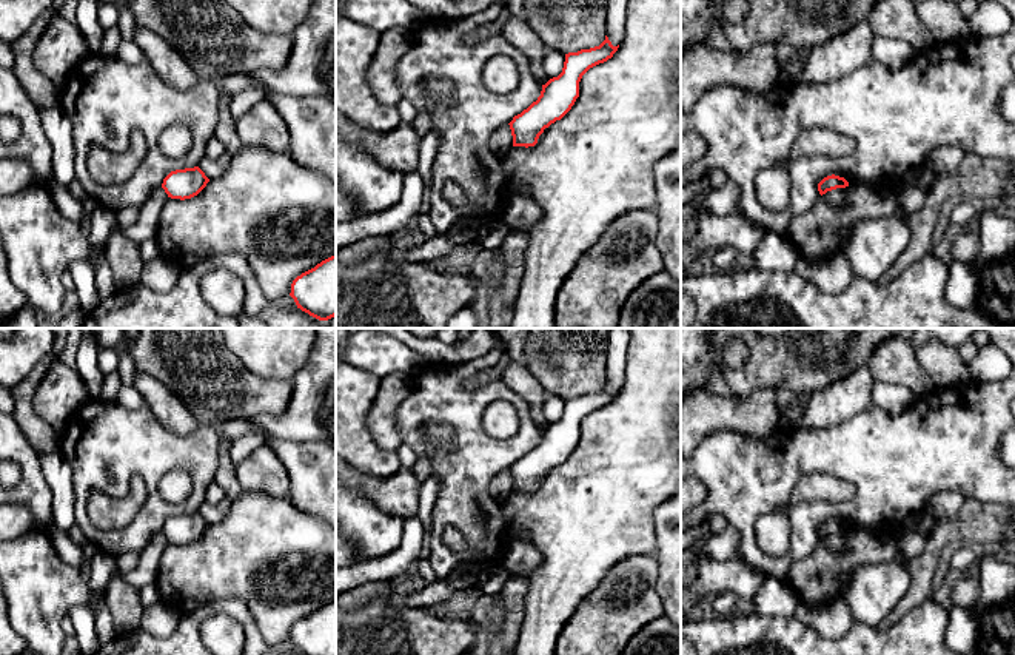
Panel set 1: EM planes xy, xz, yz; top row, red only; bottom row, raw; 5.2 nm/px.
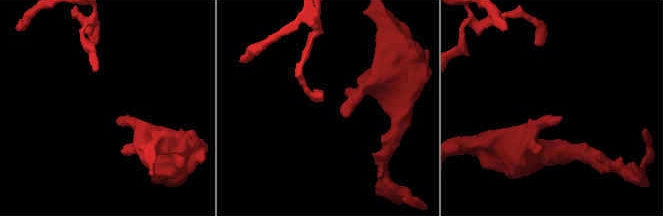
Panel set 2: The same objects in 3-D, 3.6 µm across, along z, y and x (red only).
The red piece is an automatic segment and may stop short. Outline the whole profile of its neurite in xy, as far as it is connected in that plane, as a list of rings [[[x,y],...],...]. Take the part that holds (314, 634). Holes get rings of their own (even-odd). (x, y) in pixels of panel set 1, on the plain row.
[[[336,600],[297,621],[290,641],[300,655],[336,655]]]

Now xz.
[[[608,382],[595,393],[565,399],[562,418],[542,430],[541,441],[508,469],[513,492],[534,492],[539,481],[561,465],[579,442],[579,427],[593,411],[607,407],[618,396]]]

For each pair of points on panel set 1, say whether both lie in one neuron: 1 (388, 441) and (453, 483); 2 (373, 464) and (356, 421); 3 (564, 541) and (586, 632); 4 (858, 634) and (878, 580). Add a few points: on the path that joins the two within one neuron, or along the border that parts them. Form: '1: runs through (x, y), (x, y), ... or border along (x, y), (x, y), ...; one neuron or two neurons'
1: border along (398, 407), (396, 429), (402, 443); two neurons
2: runs through (362, 453), (356, 447), (356, 432); one neuron
3: border along (602, 577), (579, 603), (559, 634); two neurons
4: border along (855, 618), (877, 628); two neurons

